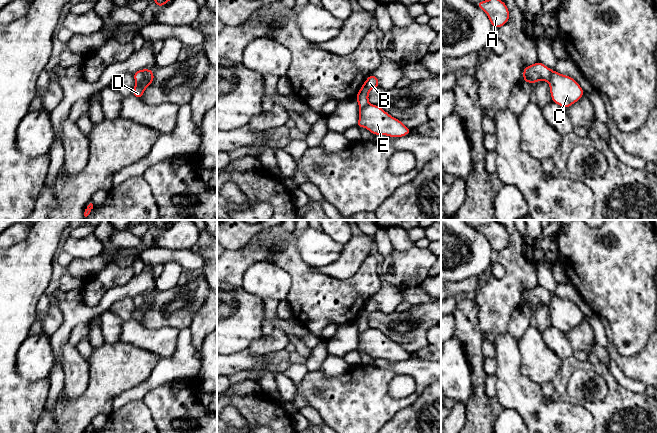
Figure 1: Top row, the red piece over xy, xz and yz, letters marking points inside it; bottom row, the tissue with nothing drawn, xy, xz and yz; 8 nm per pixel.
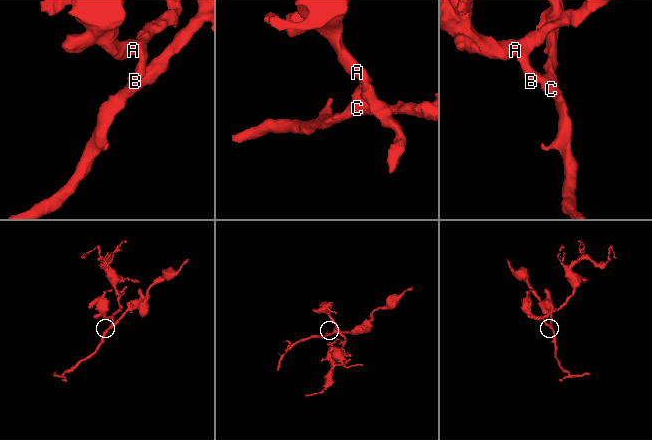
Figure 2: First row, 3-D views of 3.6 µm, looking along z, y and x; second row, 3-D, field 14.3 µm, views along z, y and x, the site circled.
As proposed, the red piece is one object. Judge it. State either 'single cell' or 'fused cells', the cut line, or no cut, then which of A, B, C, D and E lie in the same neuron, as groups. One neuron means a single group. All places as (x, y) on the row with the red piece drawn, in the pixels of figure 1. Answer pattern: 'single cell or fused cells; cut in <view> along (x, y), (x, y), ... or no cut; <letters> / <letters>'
fused cells; cut in xy along (146, 69), (145, 75), (135, 82); A B / C D E

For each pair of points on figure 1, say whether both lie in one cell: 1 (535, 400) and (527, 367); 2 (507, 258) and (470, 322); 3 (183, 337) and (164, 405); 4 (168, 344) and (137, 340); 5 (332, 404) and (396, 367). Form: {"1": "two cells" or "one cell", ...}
{"1": "two cells", "2": "two cells", "3": "two cells", "4": "one cell", "5": "one cell"}

